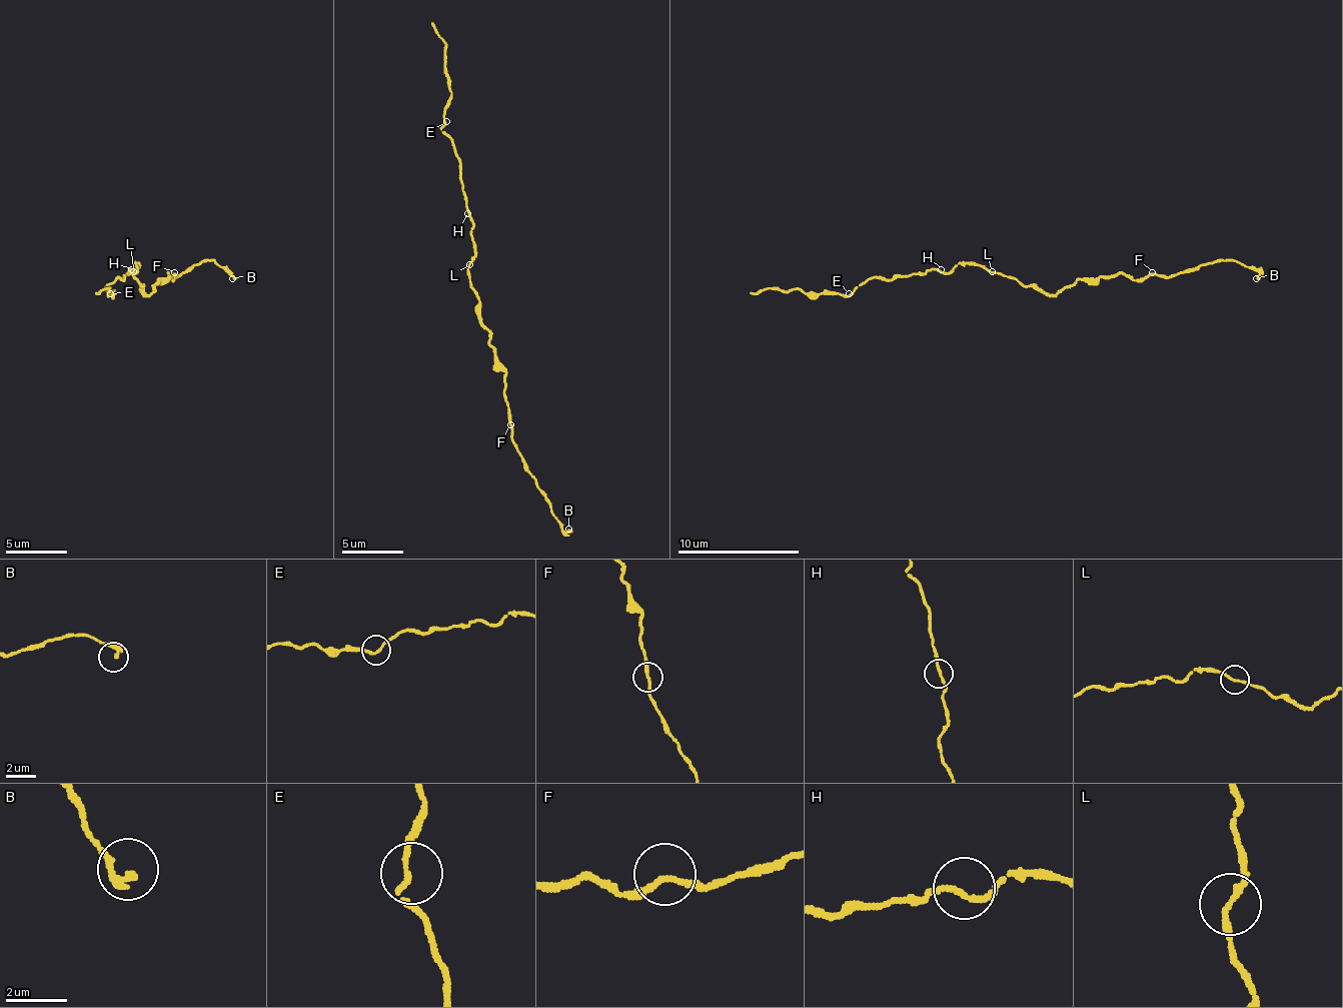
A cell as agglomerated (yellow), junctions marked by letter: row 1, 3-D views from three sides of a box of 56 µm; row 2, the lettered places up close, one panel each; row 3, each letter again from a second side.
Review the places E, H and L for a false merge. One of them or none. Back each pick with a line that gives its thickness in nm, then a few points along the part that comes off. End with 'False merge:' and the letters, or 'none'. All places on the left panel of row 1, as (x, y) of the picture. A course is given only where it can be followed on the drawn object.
False merge: none

